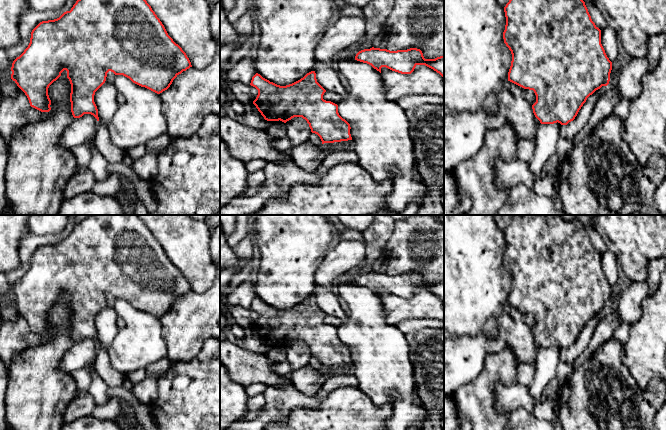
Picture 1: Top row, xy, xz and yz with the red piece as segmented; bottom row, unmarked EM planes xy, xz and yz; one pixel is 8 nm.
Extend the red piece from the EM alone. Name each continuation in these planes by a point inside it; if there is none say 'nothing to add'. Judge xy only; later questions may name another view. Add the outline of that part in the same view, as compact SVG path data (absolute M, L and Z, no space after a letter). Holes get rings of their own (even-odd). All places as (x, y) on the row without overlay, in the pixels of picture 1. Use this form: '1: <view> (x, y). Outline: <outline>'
nothing to add

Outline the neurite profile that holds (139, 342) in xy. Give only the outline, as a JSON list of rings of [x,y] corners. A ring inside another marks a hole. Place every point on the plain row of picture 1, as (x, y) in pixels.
[[[116,299],[113,308],[122,321],[108,348],[109,360],[116,371],[128,375],[167,355],[160,318],[133,307],[123,299]]]

